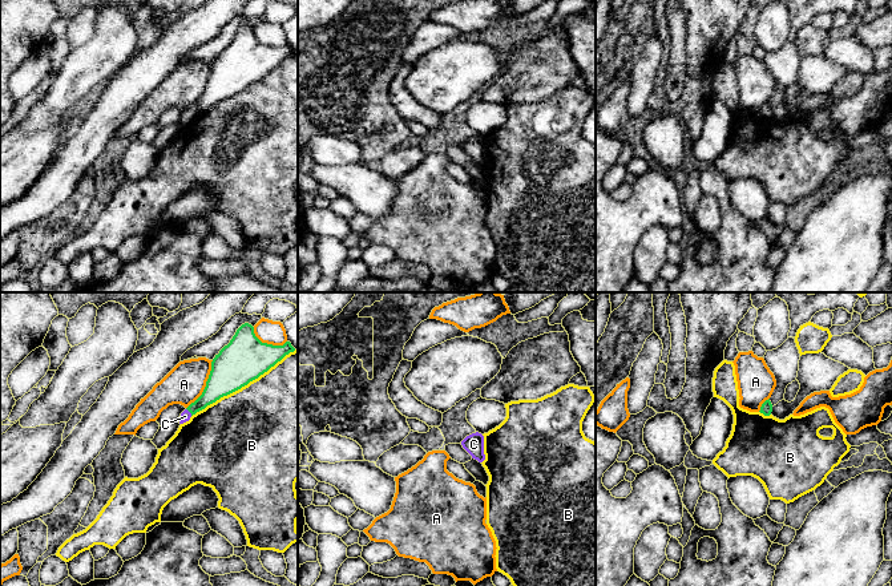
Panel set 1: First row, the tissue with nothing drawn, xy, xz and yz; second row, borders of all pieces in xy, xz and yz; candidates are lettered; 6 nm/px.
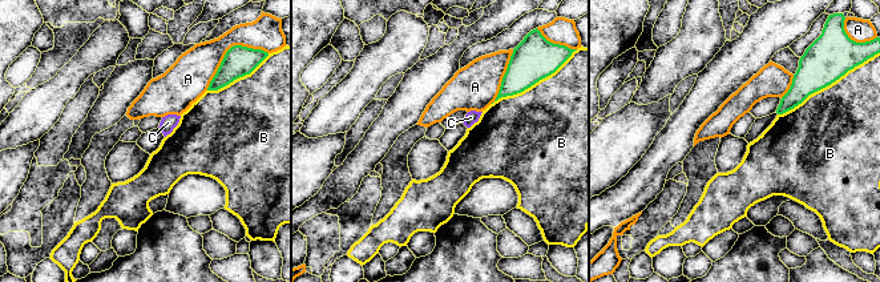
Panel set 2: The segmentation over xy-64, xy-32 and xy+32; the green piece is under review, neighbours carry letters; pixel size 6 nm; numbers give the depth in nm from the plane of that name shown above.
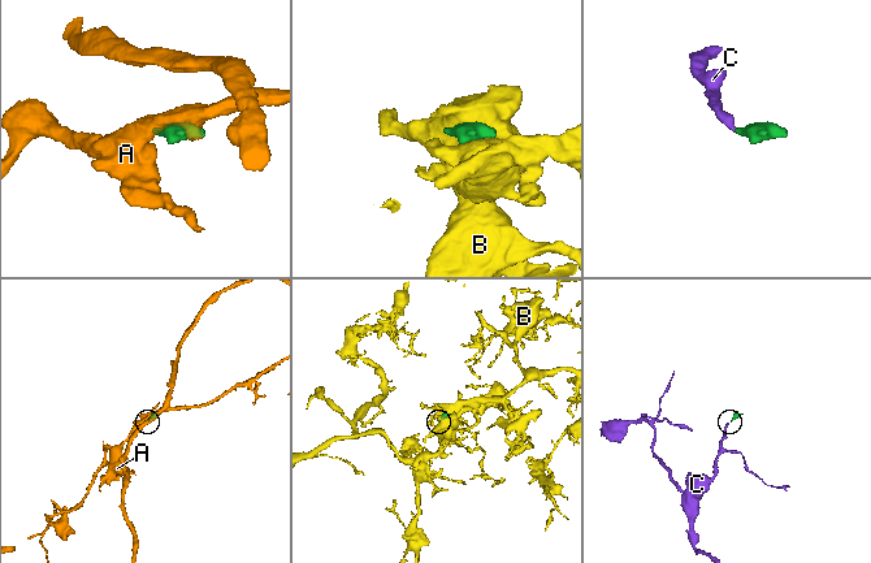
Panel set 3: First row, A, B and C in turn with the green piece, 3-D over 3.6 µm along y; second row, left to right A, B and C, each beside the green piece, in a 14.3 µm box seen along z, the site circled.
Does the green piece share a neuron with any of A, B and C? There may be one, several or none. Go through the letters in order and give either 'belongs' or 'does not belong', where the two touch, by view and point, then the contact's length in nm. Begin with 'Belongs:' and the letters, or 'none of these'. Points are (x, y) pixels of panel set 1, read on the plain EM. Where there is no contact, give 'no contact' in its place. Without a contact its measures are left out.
Belongs: C
A: does not belong; contact xy (206, 87); length 340 nm
B: does not belong; contact xy (243, 88); length 750 nm
C: belongs; contact xy (189, 113); length 60 nm

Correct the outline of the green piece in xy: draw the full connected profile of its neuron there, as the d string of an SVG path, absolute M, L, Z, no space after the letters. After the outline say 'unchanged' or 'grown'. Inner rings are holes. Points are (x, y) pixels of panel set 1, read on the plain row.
M242 27L230 45L211 64L211 73L202 97L179 118L179 126L205 112L223 98L227 98L267 74L295 50L290 44L283 48L262 45L254 36L254 29Z; grown

